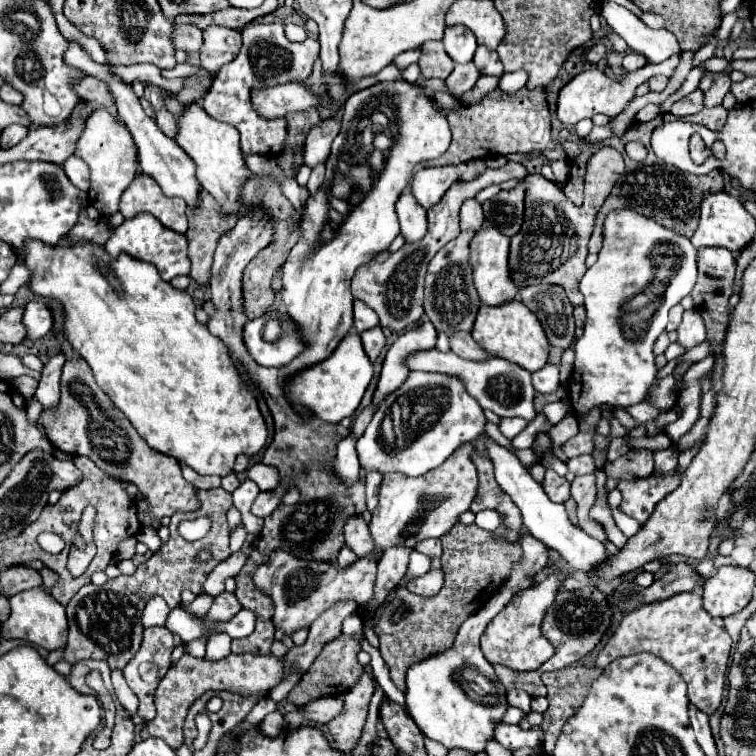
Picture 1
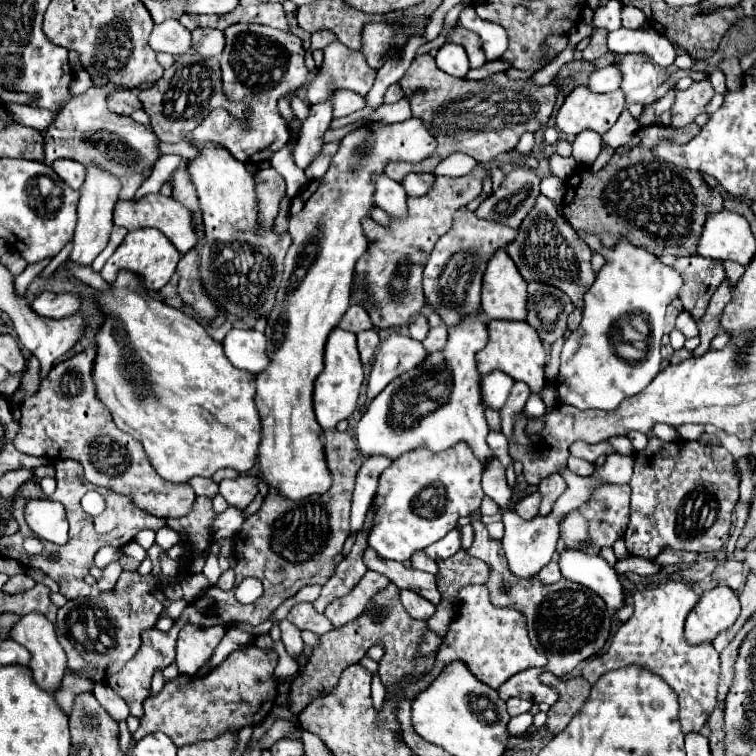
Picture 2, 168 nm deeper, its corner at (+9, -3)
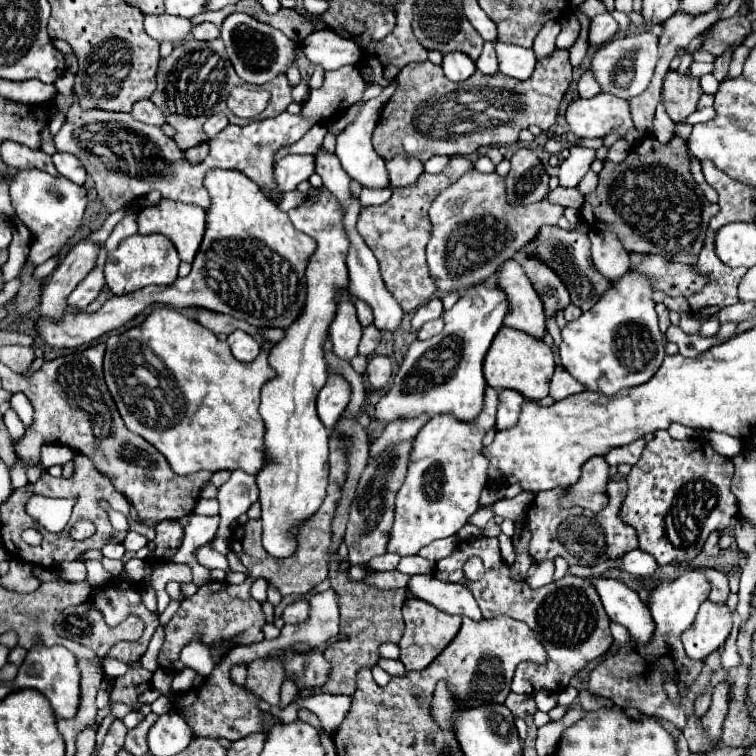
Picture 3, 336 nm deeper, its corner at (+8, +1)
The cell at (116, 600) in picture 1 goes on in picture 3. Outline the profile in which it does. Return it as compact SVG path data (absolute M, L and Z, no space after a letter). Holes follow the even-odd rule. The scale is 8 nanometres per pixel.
M84 601L62 611L56 619L56 631L60 637L70 637L92 651L110 651L118 641L140 639L144 621L140 617L132 617L122 621L118 627L108 627L104 623L104 615L90 601Z

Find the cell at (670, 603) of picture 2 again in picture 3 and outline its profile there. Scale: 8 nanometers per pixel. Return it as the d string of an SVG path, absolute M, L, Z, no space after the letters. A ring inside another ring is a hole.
M686 571L678 579L664 581L658 587L654 587L646 603L652 613L652 621L656 625L650 643L644 645L630 637L626 647L620 647L616 655L600 661L596 669L590 671L588 689L596 695L612 699L618 707L624 707L624 709L636 707L644 713L658 715L682 731L686 727L684 707L672 703L672 699L664 691L664 679L666 677L674 679L674 683L678 685L678 691L690 689L698 679L704 667L704 661L696 661L686 655L680 635L684 629L690 627L698 607L702 605L702 601L706 601L708 593L710 593L710 585L706 583L706 577L698 575L696 571Z

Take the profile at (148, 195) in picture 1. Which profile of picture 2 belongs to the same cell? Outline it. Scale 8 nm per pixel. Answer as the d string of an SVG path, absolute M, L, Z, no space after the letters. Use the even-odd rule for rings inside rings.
M161 193L147 195L141 201L119 201L115 205L113 221L115 221L117 227L125 227L129 231L143 229L143 227L155 227L177 247L177 251L181 255L191 251L195 247L195 243L199 241L199 235L197 235L197 229L195 229L195 223L193 223L193 213L185 205L175 201L173 197L165 197Z

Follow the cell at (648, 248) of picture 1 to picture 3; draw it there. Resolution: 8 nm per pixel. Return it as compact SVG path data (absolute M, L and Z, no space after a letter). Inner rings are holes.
M630 269L610 283L590 311L562 329L562 365L588 391L614 397L622 389L646 383L658 371L666 351L652 299L654 293L654 281L646 273Z

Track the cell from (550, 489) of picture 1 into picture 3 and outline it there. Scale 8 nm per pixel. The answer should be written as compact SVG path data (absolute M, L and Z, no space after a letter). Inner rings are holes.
M624 479L614 481L614 489L608 487L610 505L604 511L600 511L598 515L588 513L582 507L572 507L572 509L560 507L562 497L566 495L566 487L538 491L536 501L532 503L532 507L526 513L526 521L532 531L530 555L538 561L554 559L556 555L562 555L570 565L590 565L592 567L606 559L616 559L630 549L636 549L638 539L634 535L634 529L628 523L622 523L622 517L620 517L620 505L622 505L622 499L626 497L626 491L628 491L628 485Z

